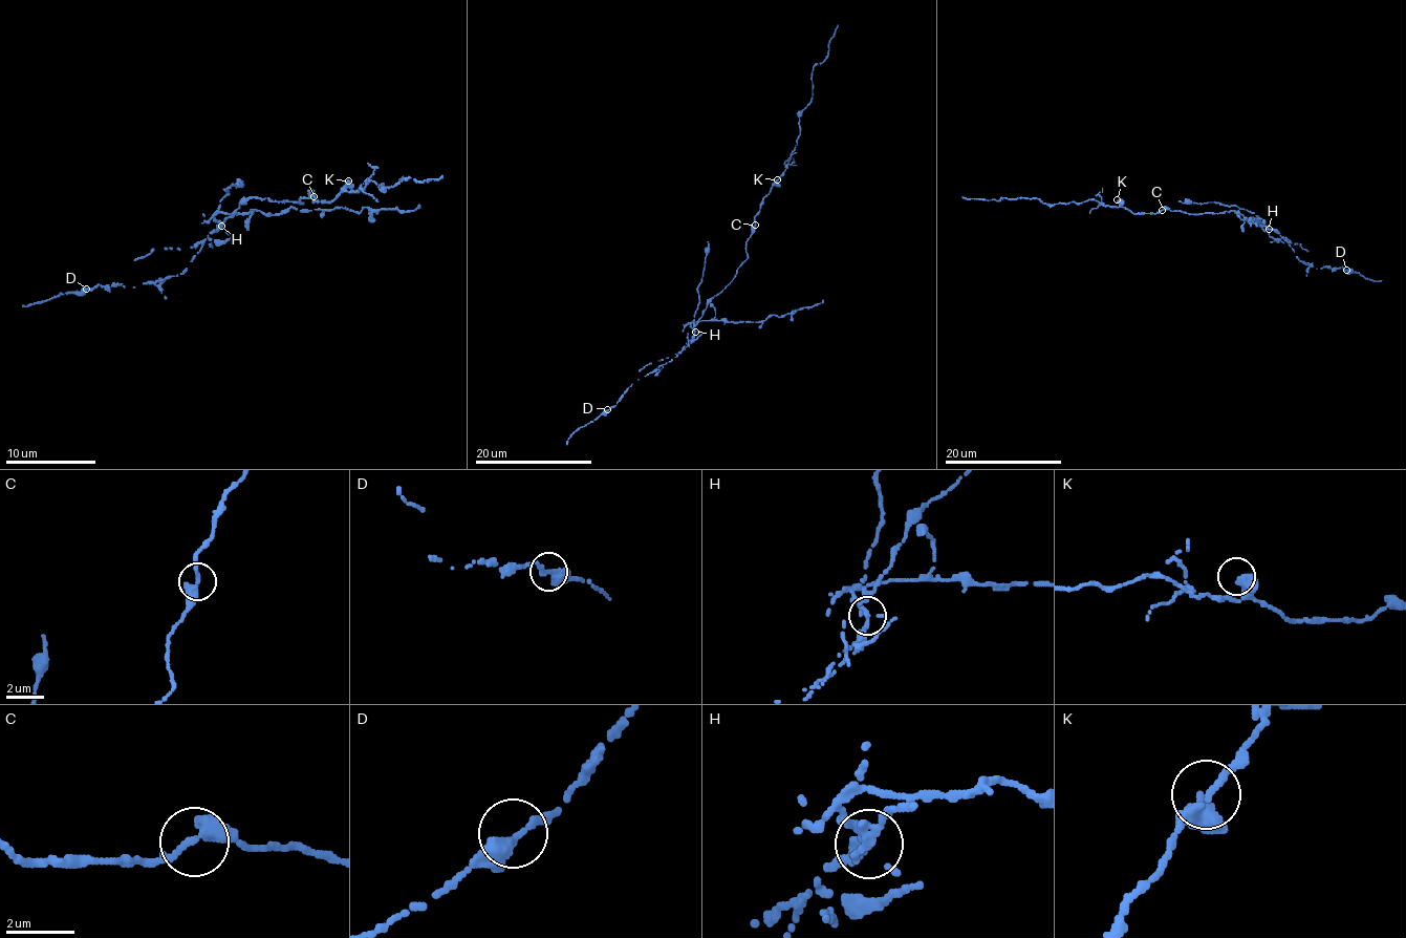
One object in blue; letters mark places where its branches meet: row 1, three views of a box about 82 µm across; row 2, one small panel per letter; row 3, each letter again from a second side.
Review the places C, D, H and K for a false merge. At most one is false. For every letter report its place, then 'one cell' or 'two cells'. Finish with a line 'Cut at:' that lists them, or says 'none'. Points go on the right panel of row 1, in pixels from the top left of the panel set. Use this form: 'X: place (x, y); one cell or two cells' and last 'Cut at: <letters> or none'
C: place (1162, 210); one cell
D: place (1346, 270); one cell
H: place (1269, 229); two cells
K: place (1117, 199); one cell
Cut at: H

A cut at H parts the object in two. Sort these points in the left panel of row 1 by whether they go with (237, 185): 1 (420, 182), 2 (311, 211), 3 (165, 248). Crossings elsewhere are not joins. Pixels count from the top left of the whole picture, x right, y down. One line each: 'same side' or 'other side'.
1: other side
2: same side
3: same side

